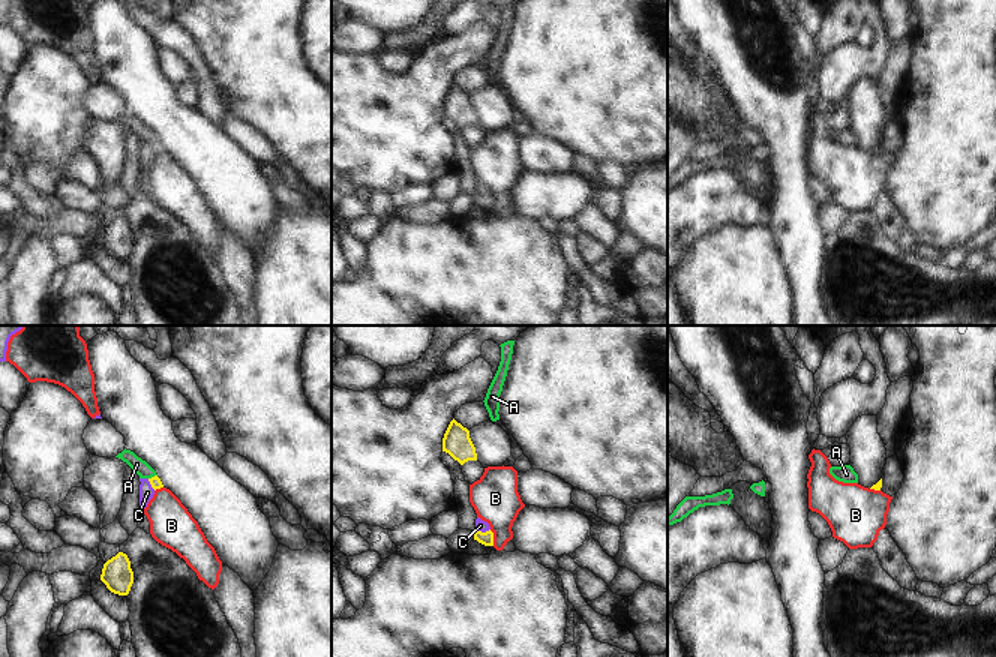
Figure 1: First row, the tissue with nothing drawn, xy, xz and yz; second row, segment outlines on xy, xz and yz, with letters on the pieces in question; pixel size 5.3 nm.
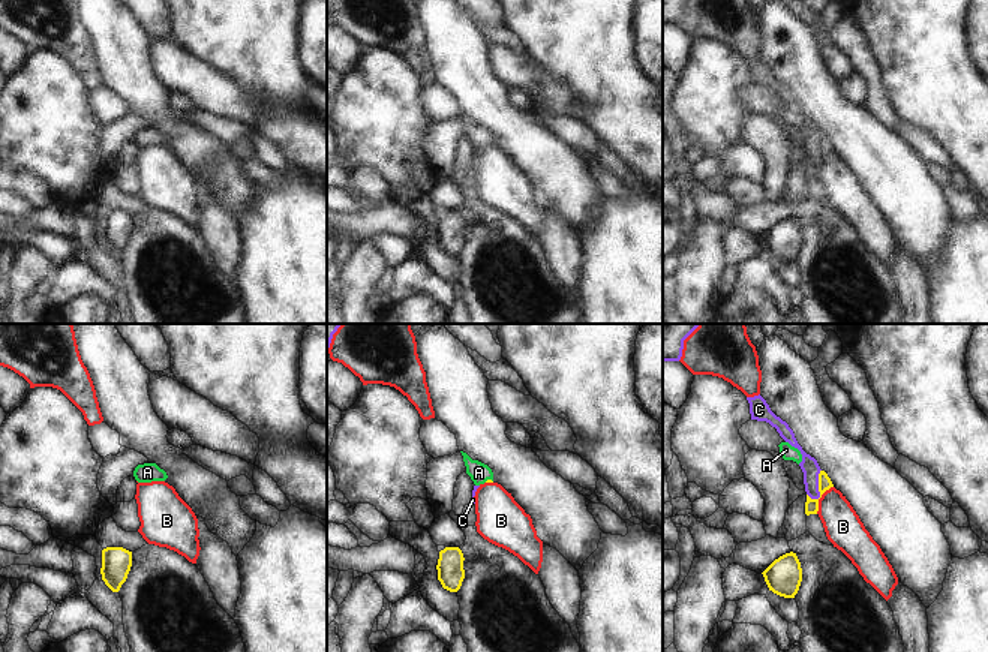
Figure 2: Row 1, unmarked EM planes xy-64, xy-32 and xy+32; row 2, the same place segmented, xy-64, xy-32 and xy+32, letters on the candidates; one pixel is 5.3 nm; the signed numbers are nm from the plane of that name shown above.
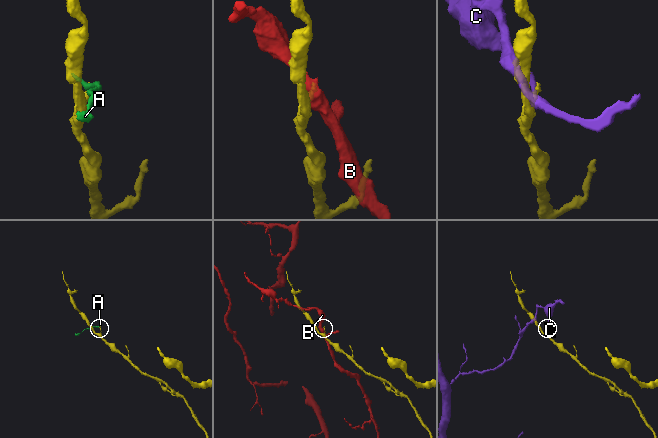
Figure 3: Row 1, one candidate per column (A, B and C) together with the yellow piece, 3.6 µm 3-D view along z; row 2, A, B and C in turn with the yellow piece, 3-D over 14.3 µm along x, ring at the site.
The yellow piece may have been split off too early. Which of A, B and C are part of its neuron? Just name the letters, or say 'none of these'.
none of these

